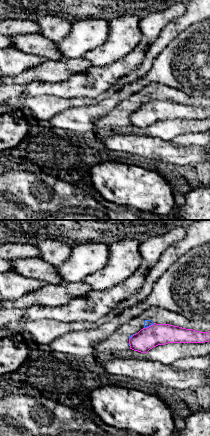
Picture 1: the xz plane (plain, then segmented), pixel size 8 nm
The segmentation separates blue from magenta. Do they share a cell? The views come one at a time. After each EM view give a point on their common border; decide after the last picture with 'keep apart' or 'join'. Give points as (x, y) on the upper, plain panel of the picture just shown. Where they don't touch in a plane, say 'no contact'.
contact (149, 101)

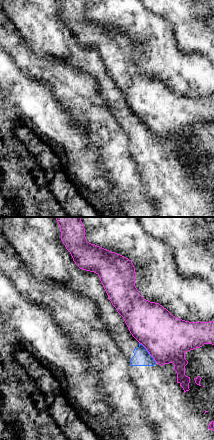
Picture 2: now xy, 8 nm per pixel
contact (148, 128)

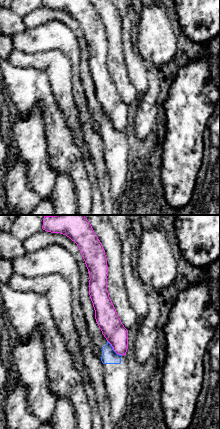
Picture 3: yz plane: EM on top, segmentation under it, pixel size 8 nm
contact (112, 125)

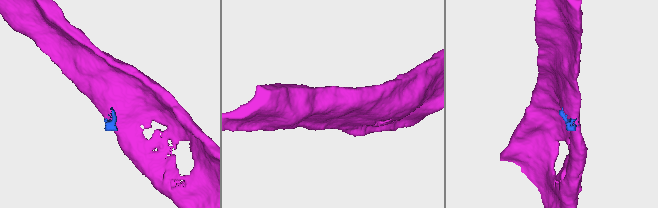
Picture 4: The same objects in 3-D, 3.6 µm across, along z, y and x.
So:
keep apart

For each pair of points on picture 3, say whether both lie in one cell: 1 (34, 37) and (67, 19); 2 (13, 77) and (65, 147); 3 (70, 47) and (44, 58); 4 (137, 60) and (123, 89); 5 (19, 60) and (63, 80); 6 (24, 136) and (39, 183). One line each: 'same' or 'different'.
1: different
2: same
3: different
4: different
5: same
6: same

